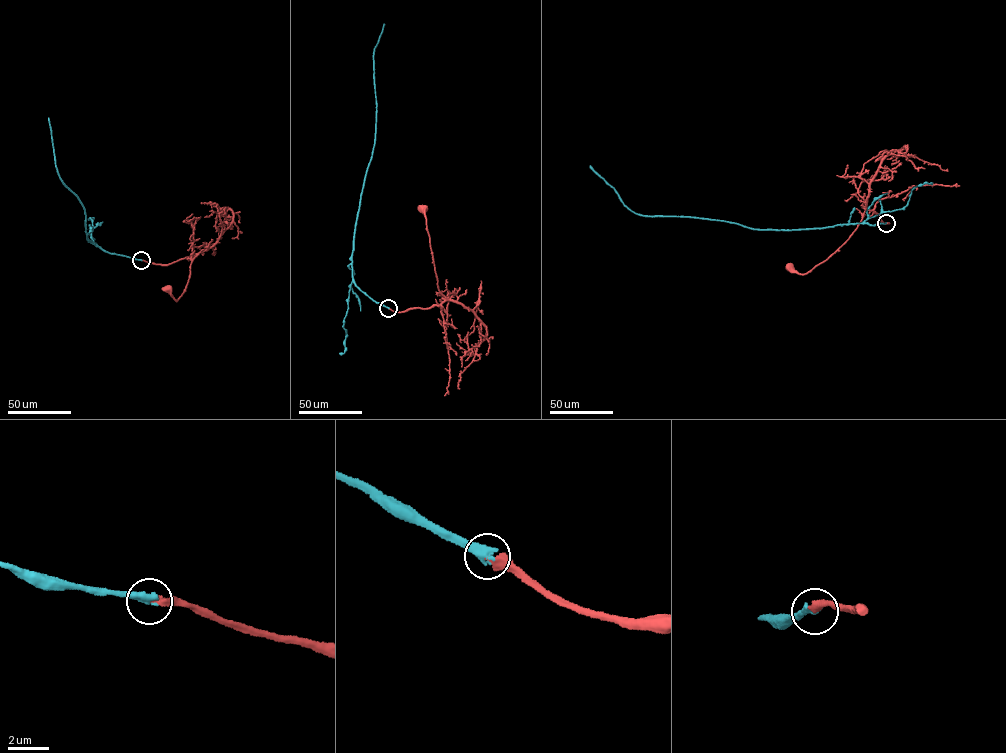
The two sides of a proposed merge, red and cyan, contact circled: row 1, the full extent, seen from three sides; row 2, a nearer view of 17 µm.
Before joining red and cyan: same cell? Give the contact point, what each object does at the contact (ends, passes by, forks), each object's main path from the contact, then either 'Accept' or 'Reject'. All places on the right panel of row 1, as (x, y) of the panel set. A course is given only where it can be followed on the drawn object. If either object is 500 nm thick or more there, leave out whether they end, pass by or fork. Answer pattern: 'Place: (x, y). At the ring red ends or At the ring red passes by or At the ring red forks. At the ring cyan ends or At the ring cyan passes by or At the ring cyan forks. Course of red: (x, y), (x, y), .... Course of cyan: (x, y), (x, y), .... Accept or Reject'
Place: (886, 223). At the ring red ends. At the ring cyan ends. Course of red: (886, 223), (866, 209), (851, 236), (826, 260), (804, 274), (789, 266). Course of cyan: (886, 223), (757, 230), (723, 221), (641, 215), (624, 204), (616, 190), (590, 165). Accept

